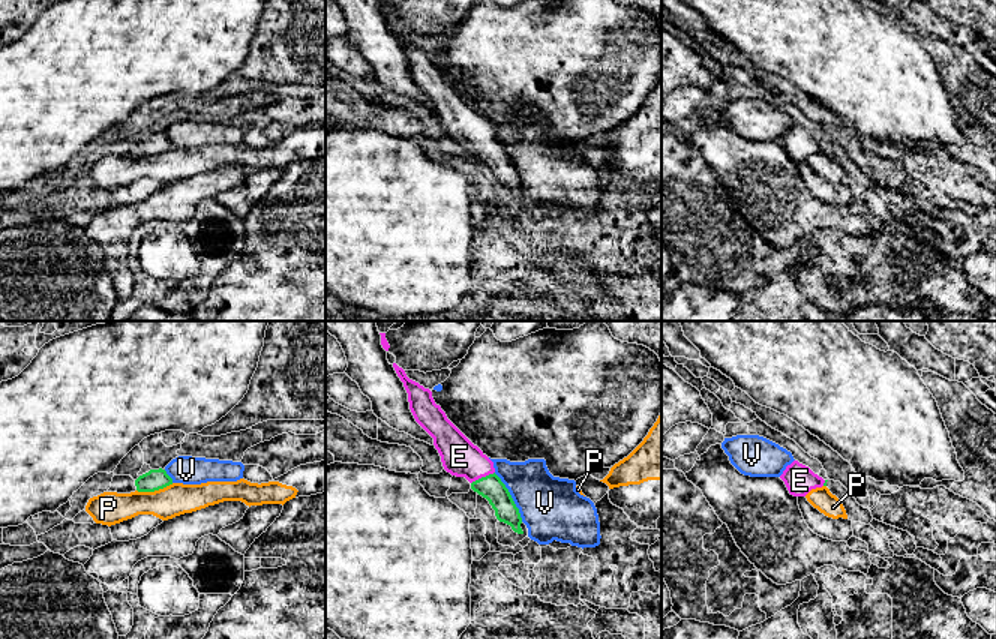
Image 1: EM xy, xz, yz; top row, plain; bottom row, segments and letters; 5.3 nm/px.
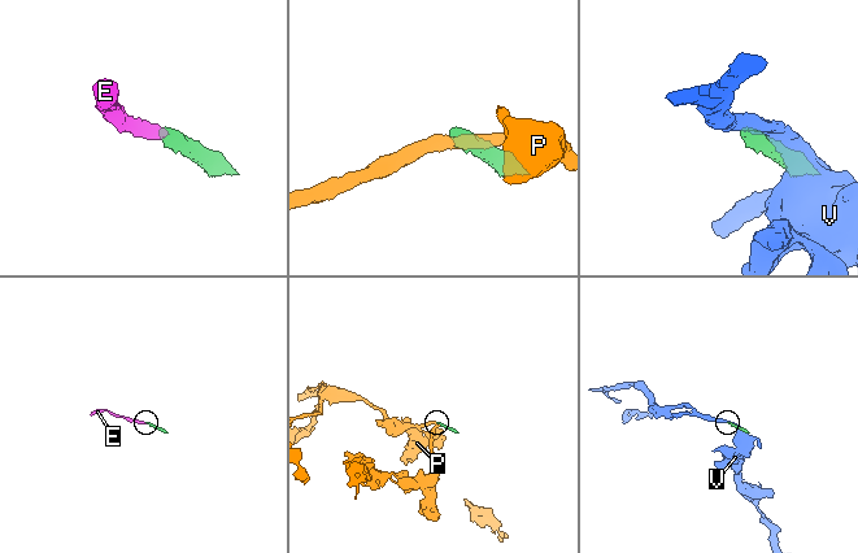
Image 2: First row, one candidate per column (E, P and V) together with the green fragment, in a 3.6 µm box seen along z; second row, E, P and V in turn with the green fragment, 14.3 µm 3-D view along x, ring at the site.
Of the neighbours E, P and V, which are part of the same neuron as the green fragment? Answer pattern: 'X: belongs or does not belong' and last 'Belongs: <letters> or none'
E: belongs
P: does not belong
V: does not belong
Belongs: E

